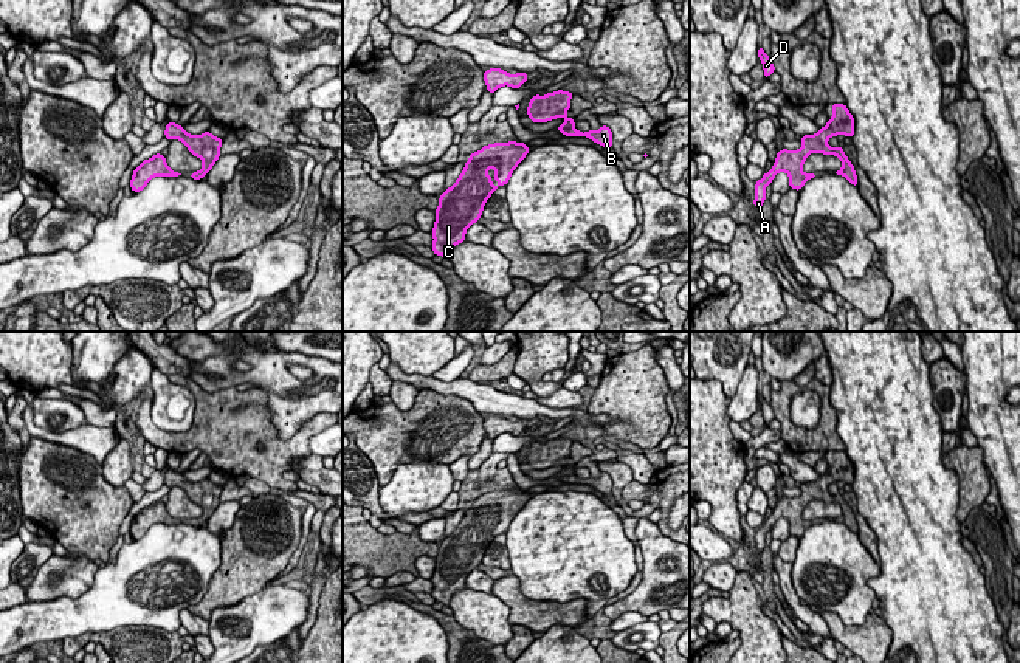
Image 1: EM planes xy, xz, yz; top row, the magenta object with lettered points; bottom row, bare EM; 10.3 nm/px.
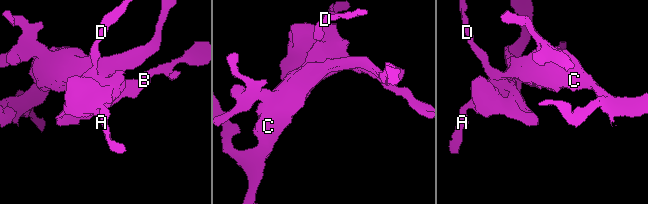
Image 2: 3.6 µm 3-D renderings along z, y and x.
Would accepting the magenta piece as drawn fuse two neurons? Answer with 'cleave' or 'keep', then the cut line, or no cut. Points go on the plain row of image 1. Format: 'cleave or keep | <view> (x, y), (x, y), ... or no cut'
keep | no cut

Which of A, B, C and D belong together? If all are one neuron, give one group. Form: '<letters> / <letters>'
A B C D

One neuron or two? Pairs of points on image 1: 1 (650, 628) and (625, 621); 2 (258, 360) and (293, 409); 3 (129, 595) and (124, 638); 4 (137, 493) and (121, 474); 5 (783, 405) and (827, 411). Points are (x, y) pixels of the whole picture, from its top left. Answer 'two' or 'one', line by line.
1: two
2: one
3: two
4: two
5: one

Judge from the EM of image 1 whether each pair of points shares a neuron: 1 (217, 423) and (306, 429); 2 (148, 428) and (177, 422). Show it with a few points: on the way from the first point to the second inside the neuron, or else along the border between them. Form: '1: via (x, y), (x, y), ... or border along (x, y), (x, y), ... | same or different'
1: via (239, 423), (254, 426), (275, 445), (286, 445) | same
2: border along (151, 398), (151, 420), (157, 426), (189, 429) | different

